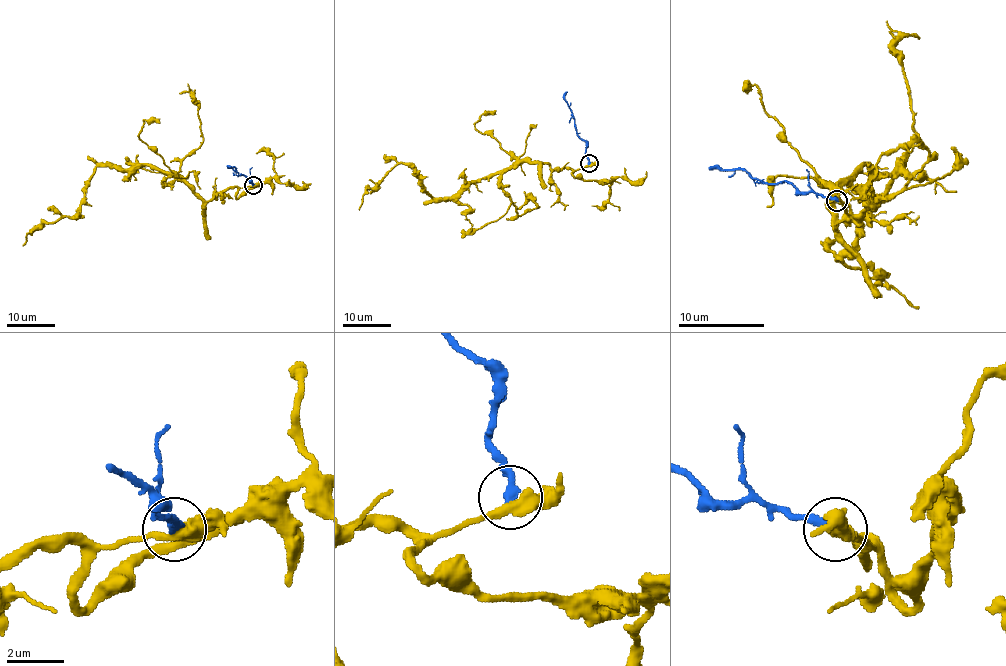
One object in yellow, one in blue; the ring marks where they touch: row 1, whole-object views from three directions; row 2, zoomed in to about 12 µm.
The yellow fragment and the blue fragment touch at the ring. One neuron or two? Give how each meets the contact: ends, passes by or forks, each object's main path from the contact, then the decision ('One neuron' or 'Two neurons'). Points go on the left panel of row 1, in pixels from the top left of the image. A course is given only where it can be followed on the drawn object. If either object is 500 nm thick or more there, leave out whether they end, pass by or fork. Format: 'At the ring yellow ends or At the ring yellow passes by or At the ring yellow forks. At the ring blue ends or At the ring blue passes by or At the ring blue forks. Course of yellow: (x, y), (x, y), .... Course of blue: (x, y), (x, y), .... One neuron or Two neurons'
At the ring yellow passes by. At the ring blue ends. Course of yellow: (252, 185), (224, 189), (203, 201), (175, 175), (148, 166), (99, 166), (80, 212), (35, 226), (23, 245). Course of blue: (252, 185), (239, 175), (234, 167), (228, 167), (231, 166). Two neurons

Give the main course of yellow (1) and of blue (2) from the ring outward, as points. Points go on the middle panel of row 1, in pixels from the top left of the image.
1: (588, 164), (554, 169), (519, 162), (435, 198), (401, 163), (371, 187), (359, 210)
2: (588, 163), (586, 142), (577, 134), (564, 98), (567, 92)

